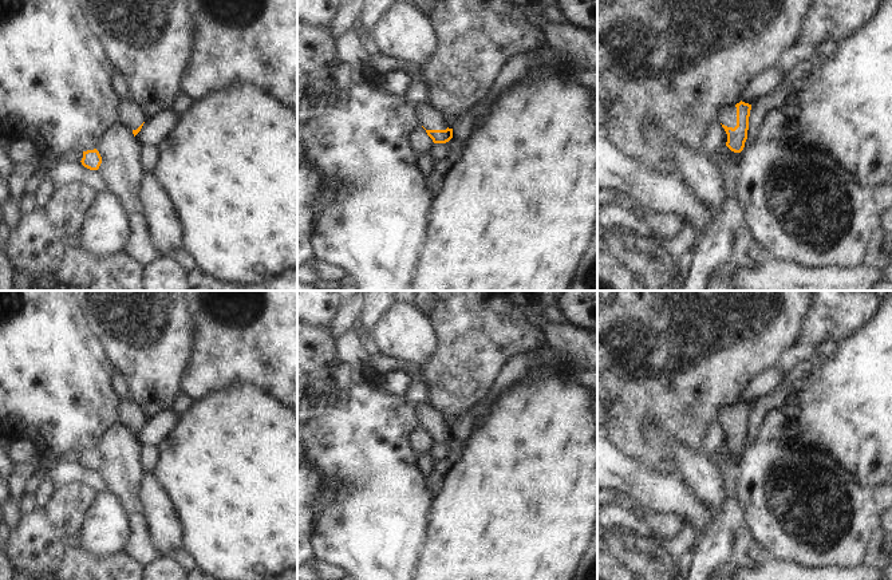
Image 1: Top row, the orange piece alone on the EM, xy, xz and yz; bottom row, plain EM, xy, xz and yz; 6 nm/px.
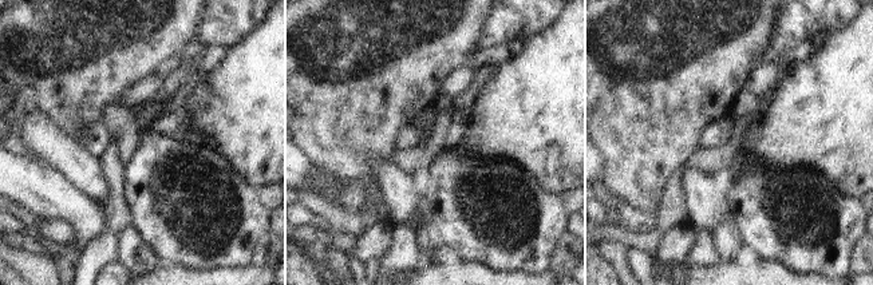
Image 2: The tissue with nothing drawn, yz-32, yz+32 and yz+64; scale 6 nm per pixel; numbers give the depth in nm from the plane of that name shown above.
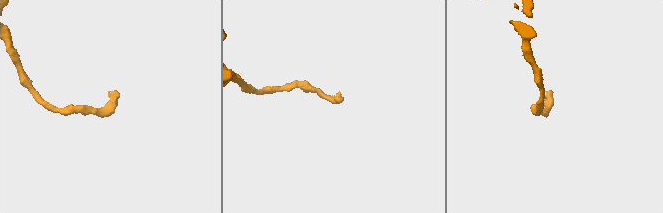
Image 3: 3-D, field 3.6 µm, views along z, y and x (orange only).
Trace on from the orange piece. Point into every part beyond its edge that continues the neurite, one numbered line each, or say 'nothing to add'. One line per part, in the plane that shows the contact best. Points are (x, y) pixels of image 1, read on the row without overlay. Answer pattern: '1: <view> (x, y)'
1: yz (727, 417)

